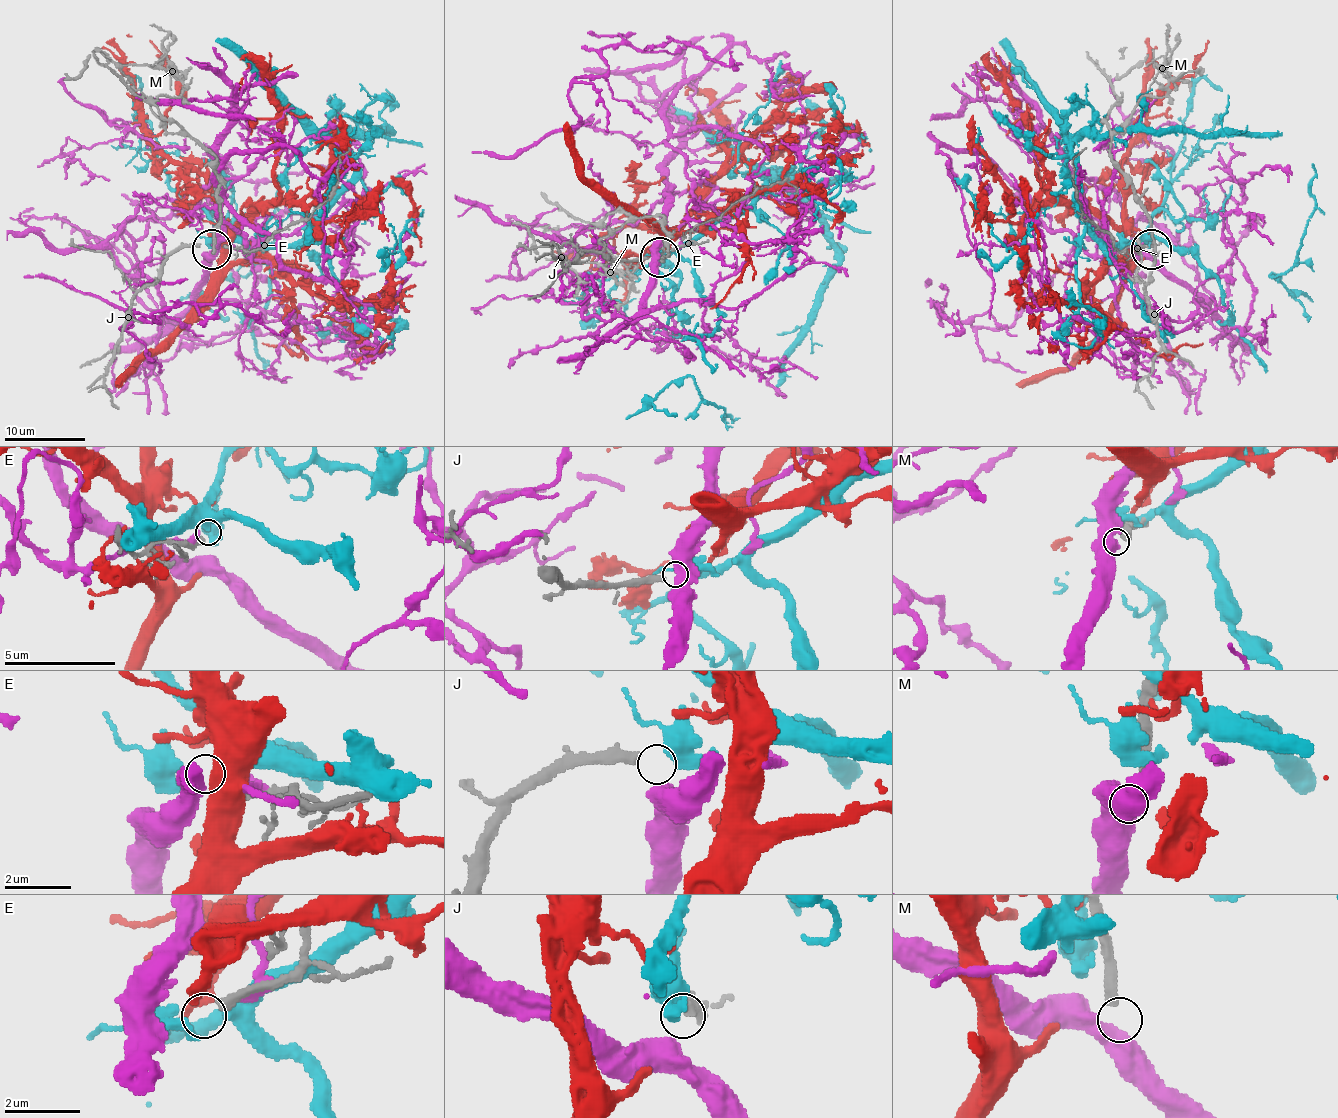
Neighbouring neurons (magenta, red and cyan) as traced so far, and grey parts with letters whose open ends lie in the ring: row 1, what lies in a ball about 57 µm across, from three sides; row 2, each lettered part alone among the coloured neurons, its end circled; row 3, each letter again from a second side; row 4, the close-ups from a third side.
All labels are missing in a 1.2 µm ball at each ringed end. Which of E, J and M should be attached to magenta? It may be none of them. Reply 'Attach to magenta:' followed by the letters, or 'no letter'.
Attach to magenta: M

